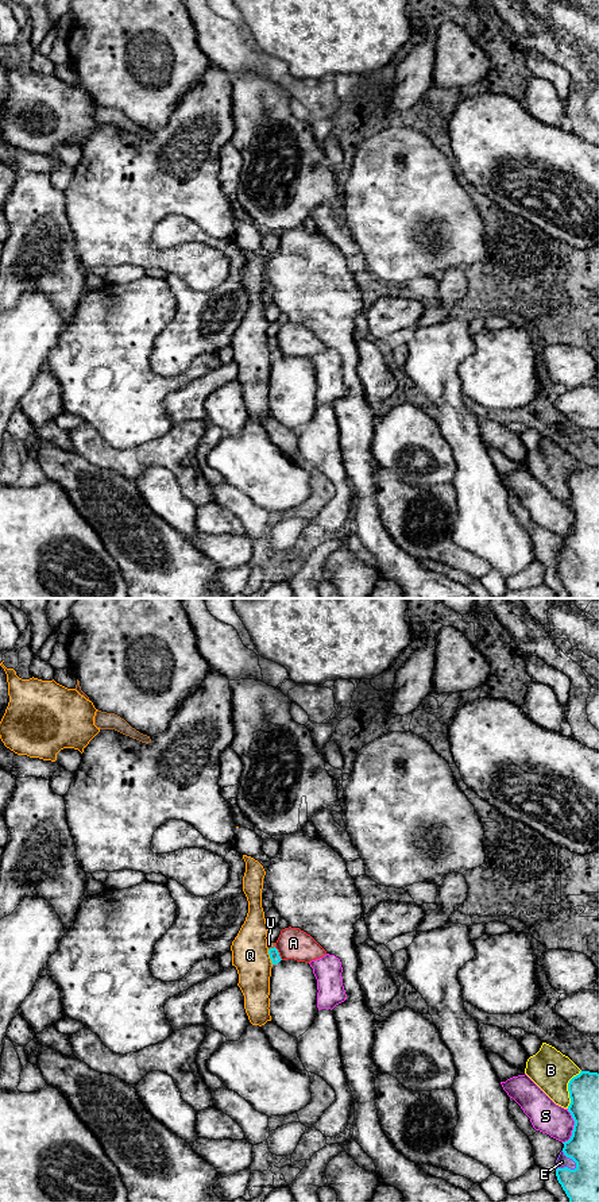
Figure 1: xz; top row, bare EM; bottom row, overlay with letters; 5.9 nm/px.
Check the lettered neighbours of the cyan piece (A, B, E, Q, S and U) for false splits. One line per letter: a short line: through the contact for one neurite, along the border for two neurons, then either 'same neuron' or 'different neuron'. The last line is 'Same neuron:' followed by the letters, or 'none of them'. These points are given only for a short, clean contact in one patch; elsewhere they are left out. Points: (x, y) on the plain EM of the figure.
A: different neuron
B: different neuron
E: different neuron
Q: line xz (267, 345), (273, 358); different neuron
S: different neuron
U: line xz (274, 350), (271, 343), (269, 339); same neuron
Same neuron: U

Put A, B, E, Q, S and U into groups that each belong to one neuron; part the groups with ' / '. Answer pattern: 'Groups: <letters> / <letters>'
Groups: A / B / E / Q / S / U

